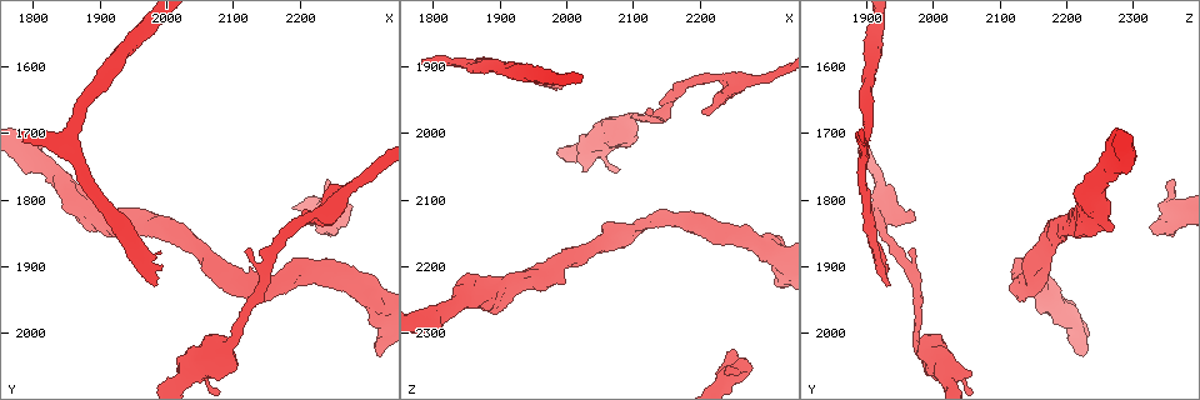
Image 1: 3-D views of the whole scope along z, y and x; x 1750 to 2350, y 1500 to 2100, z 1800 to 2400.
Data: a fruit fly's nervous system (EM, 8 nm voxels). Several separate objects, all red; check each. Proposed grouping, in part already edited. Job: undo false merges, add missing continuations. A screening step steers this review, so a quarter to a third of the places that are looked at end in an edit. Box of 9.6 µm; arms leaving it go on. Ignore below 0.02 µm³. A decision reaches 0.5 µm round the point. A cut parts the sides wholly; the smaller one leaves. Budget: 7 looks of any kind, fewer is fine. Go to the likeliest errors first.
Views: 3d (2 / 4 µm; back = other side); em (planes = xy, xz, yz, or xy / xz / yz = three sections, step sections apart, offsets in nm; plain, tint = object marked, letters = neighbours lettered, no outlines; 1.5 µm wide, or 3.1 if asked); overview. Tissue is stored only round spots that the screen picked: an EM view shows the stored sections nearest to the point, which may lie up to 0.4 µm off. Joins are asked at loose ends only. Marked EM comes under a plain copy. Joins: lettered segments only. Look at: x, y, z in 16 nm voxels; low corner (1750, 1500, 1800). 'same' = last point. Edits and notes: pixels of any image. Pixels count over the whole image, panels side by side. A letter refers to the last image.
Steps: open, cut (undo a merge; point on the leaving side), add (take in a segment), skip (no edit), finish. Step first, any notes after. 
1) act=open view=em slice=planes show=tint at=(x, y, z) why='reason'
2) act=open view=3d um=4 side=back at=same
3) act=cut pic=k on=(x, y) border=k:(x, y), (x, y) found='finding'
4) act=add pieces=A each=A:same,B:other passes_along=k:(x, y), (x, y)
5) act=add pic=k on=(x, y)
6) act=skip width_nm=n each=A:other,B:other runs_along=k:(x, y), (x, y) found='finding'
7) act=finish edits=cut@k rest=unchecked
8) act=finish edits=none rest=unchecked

act=open view=3d um=2 at=(2205, 1815, 1965) why='an open end'

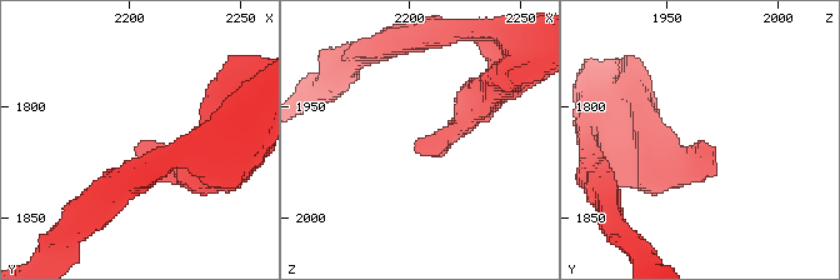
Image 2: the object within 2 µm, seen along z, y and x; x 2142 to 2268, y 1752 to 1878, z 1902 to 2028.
act=open view=em slice=planes show=tint at=(2205, 1817, 1968) why='need the tissue'

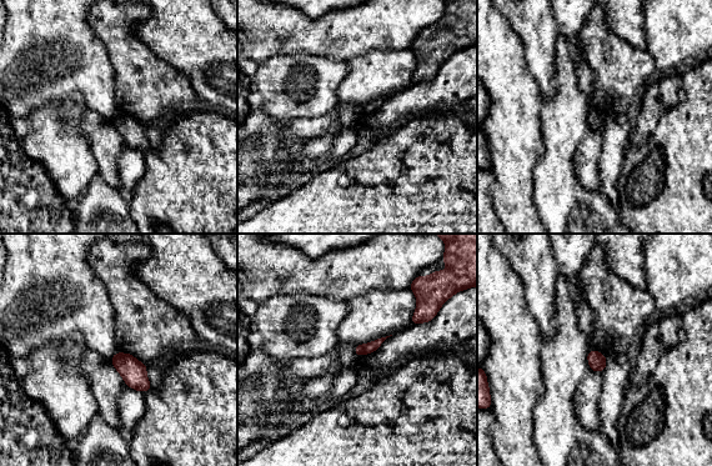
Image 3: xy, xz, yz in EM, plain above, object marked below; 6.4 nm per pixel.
act=open view=em slice=planes show=letters at=same why='see the neighbours'

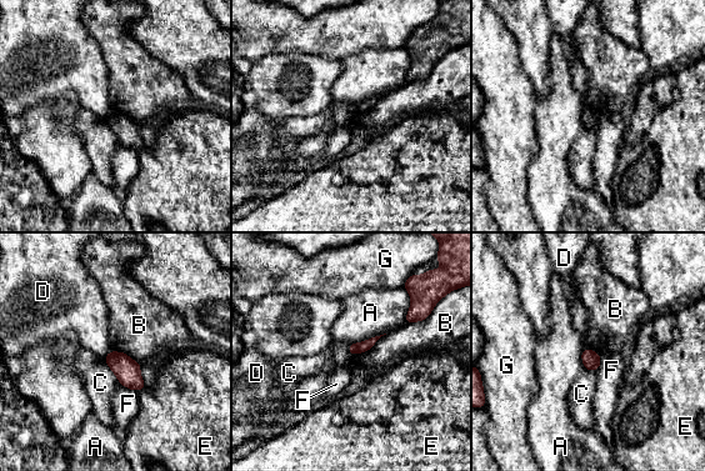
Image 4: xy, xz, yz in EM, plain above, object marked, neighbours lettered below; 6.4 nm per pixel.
act=skip each=A:other,B:other,C:other,D:other,E:other,F:other,G:other border=4:(386, 334), (365, 351), (350, 356) found='no lettered segment goes on from it'

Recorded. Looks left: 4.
act=open view=3d um=2 at=(1860, 1700, 1900)

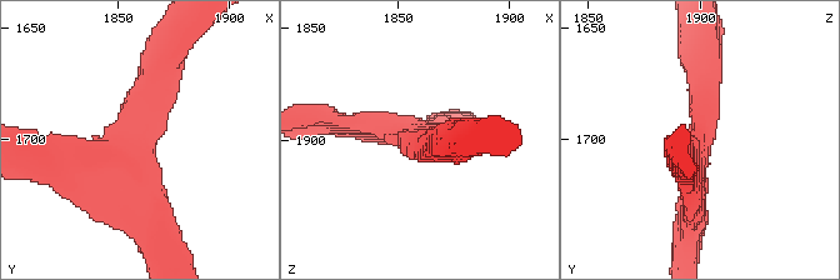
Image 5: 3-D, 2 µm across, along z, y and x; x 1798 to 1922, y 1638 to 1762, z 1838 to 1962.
act=open view=em slice=yz step=8 show=letters at=(1860, 1700, 1900) arms=3 arm_widths_nm=190,220,240 why='need the tissue'

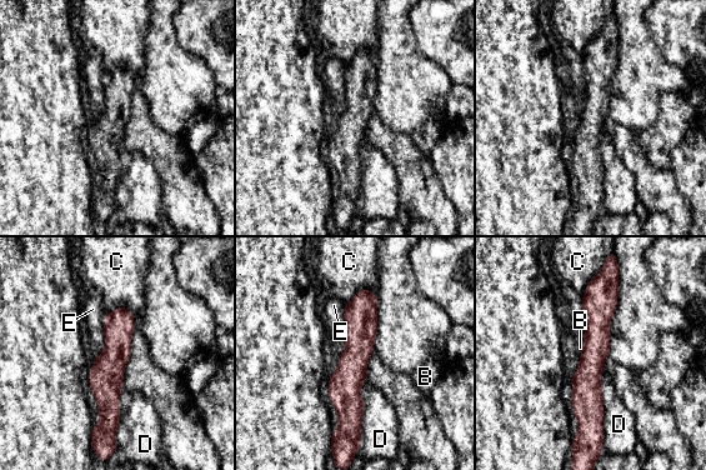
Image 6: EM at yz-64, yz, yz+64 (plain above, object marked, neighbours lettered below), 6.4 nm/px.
act=open view=em slice=planes show=letters at=same why='cut it another way'

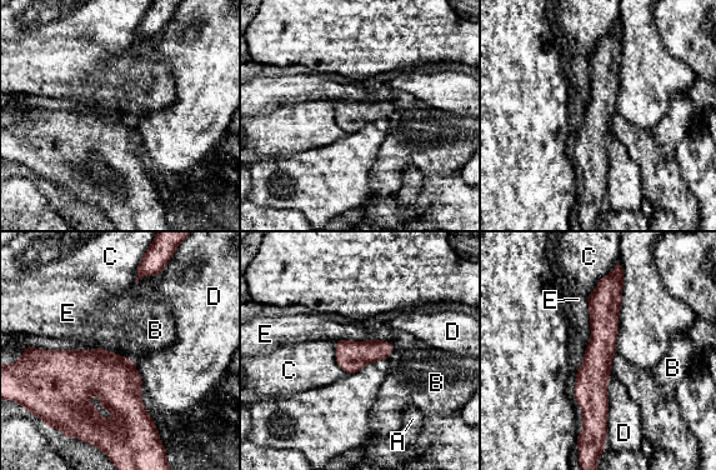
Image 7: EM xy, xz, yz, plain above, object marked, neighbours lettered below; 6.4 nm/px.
act=skip longest_contact=D:340nm each=A:other,B:other,C:other,D:other,E:other runs_along=7:(614, 278), (594, 374), (594, 426) found='one cell here'

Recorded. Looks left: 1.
act=finish edits=none rest=unchecked

